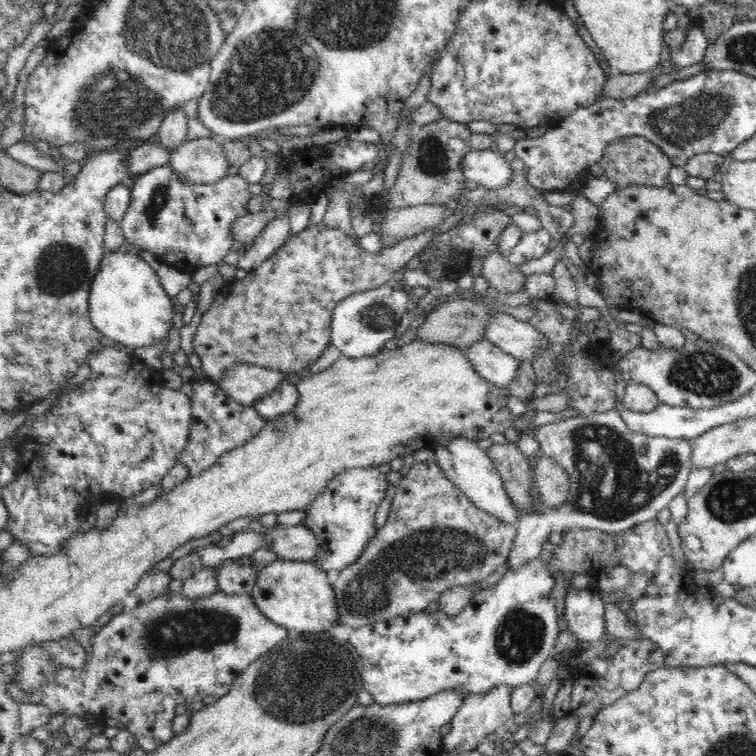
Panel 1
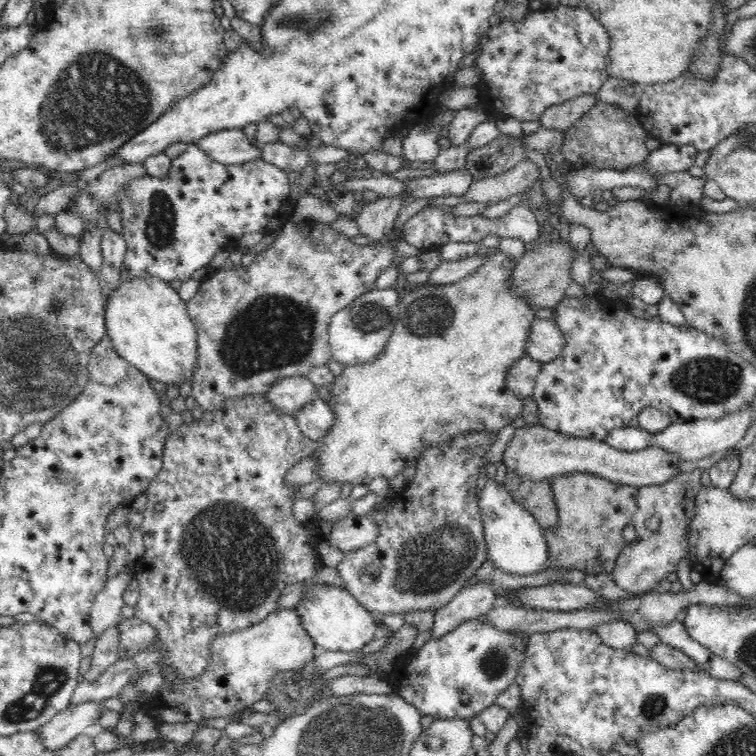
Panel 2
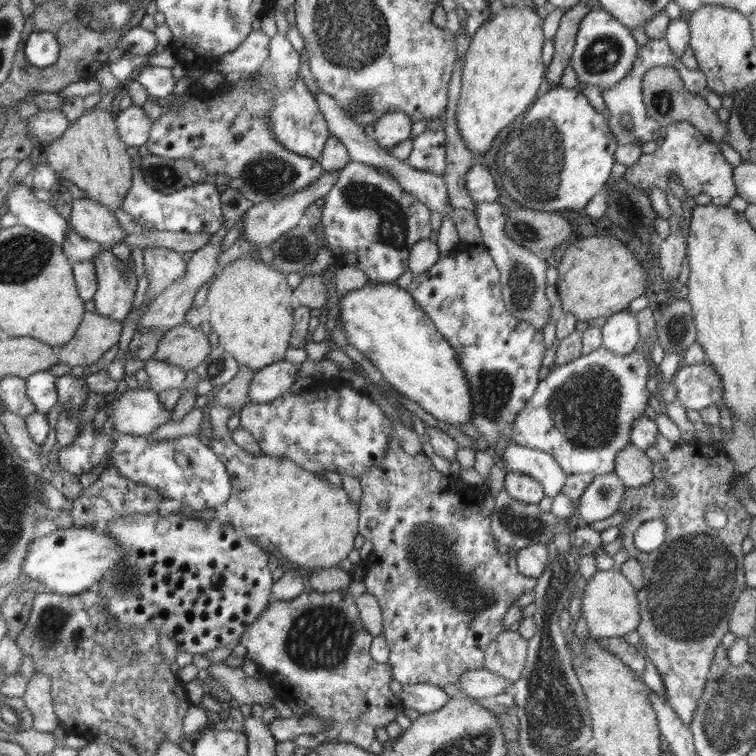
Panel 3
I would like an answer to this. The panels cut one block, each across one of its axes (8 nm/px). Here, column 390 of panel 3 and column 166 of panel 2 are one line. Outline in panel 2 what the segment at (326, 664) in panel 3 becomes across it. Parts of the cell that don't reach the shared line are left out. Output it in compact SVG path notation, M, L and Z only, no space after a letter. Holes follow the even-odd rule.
M280 607L277 611L271 612L259 624L254 624L237 632L216 636L212 640L210 664L208 664L208 668L204 670L202 676L196 676L194 680L183 682L183 680L177 678L175 672L171 672L171 668L160 670L160 674L171 684L174 690L160 689L149 694L148 698L140 703L138 708L144 709L158 723L196 722L198 724L198 722L210 720L210 718L229 717L264 699L268 694L268 690L270 690L270 686L272 686L272 680L274 680L276 672L285 672L286 670L302 670L306 672L315 658L314 646L315 642L302 627L300 613L296 611L296 608Z

